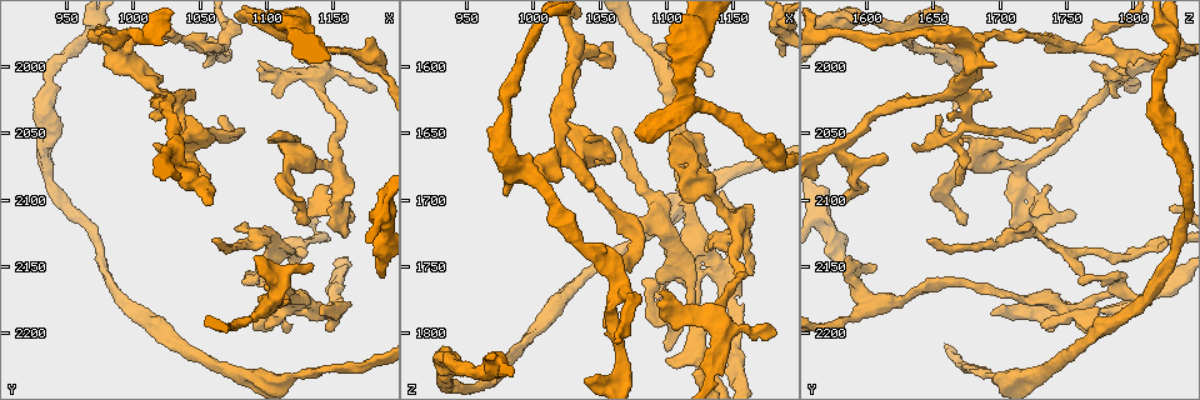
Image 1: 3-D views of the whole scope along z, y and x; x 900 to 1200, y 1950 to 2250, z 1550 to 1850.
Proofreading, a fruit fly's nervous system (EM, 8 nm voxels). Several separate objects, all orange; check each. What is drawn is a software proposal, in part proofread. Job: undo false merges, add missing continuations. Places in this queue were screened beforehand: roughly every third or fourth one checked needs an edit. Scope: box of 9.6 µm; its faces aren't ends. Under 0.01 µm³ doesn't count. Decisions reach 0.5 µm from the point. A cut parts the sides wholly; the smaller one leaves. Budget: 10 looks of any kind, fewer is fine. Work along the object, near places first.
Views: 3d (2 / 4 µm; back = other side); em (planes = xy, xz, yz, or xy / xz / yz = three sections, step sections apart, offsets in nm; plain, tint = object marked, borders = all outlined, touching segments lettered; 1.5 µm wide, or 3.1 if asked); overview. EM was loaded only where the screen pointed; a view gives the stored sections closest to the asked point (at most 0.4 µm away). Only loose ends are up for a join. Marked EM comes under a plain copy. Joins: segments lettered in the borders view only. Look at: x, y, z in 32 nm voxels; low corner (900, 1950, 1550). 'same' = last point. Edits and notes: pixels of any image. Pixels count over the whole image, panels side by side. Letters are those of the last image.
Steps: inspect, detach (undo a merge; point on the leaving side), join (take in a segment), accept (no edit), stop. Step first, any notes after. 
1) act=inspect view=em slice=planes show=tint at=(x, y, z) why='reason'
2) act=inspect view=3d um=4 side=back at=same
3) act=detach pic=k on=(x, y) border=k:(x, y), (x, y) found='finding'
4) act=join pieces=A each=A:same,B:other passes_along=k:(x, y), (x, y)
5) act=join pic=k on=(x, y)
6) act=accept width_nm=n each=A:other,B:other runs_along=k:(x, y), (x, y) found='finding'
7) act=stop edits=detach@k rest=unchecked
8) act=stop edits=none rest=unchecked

act=inspect view=3d um=4 at=(1016, 2058, 1636) why='tapers out'

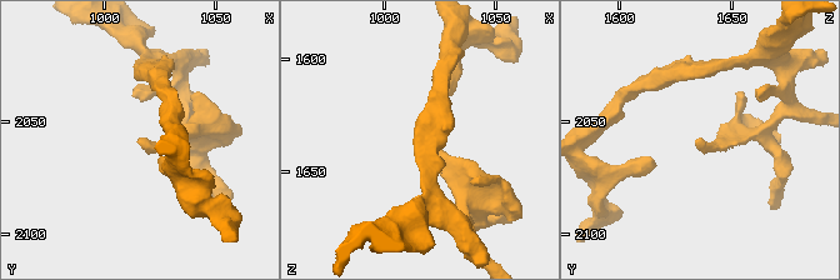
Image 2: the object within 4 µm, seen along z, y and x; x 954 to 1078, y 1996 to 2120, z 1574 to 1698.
act=inspect view=em slice=planes show=borders at=(1016, 2058, 1637) why='need the tissue'

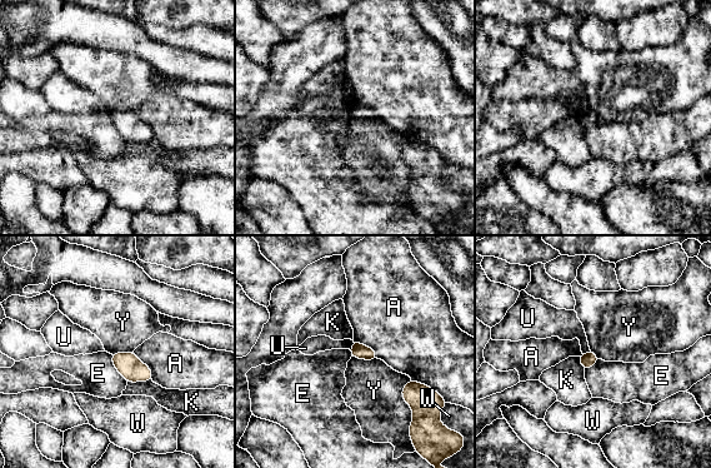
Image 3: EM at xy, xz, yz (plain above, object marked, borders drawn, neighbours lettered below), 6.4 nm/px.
act=accept longest_contact=Y:280nm each=A:other,E:other,K:other,U:other,W:other,Y:other border=3:(410, 379), (402, 398), (412, 421) found='no lettered segment goes on from it'

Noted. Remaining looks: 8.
act=inspect view=em slice=planes show=borders at=(1056, 2088, 1670) why='branch stops here'

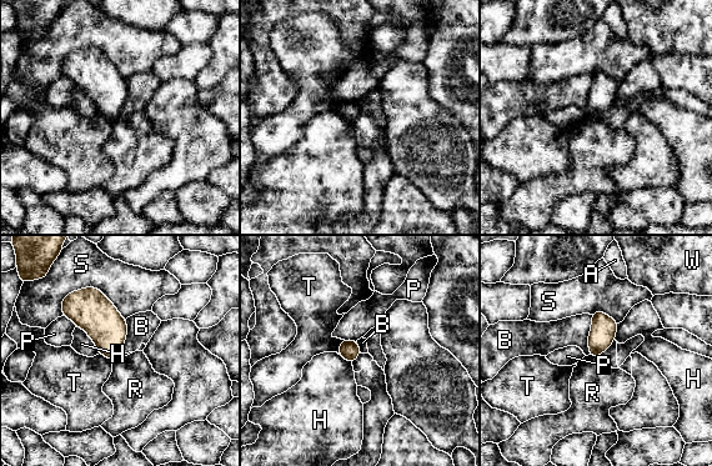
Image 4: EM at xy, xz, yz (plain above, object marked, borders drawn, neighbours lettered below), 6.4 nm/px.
act=accept longest_contact=S:440nm each=A:other,B:other,H:other,P:other,R:other,S:other,T:other,W:other border=4:(587, 355), (598, 357) found='no lettered segment goes on from it'

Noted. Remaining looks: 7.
act=inspect view=em slice=planes show=borders at=(1182, 2016, 1802) why='free end'

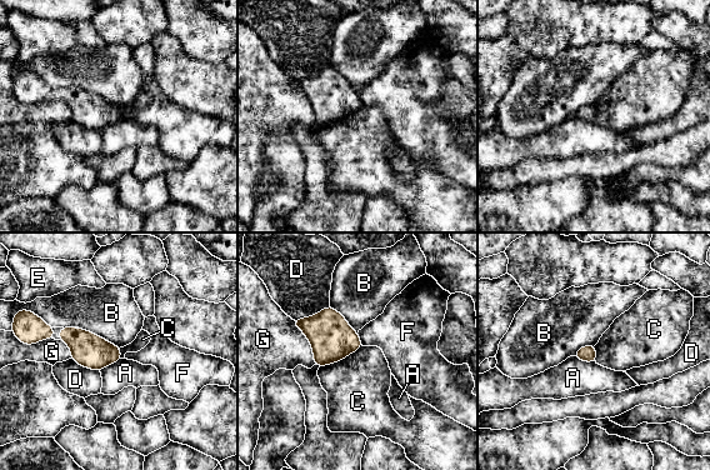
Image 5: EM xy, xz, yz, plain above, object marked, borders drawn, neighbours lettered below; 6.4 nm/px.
act=accept longest_contact=G:320nm each=A:other,B:other,C:other,D:other,E:other,F:other,G:other border=5:(361, 345), (341, 360), (319, 368) found='none of them fits'

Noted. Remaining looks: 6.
act=inspect view=em slice=xy step=8 show=tint at=(1114, 2198, 1766) why='free end'

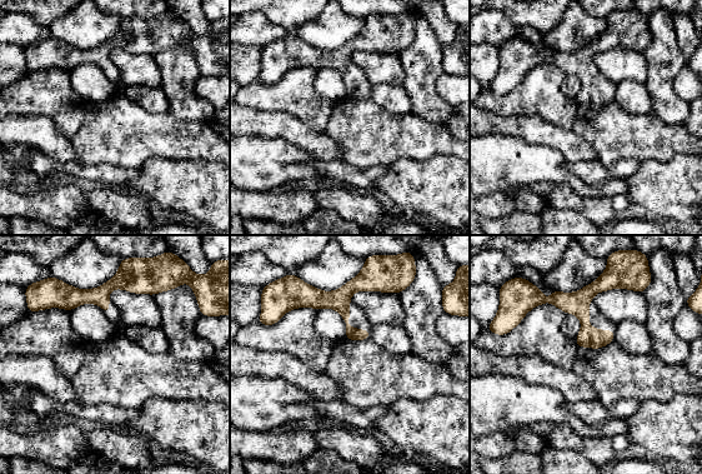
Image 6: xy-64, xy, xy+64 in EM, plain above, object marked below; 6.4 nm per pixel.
act=inspect view=em slice=planes show=borders at=same why='cut it another way'

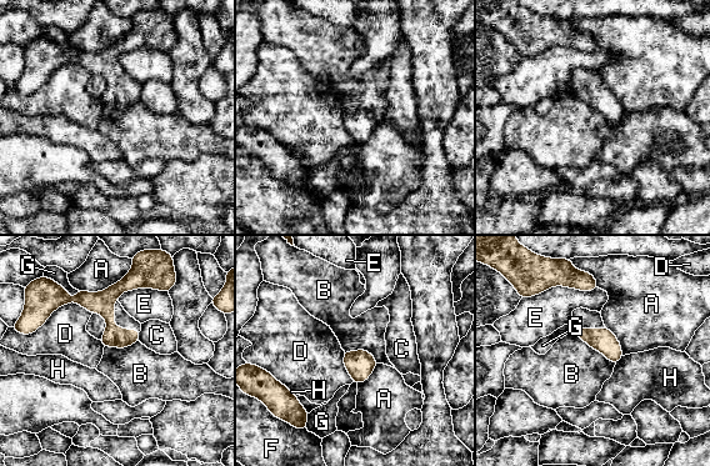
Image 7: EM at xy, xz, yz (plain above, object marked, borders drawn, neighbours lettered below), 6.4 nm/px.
act=accept each=A:other,B:other,C:other,D:other,E:other,F:other,G:other,H:other border=7:(290, 391), (309, 412) found='no lettered segment goes on from it'

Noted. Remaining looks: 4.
act=stop edits=none rest=unchecked

